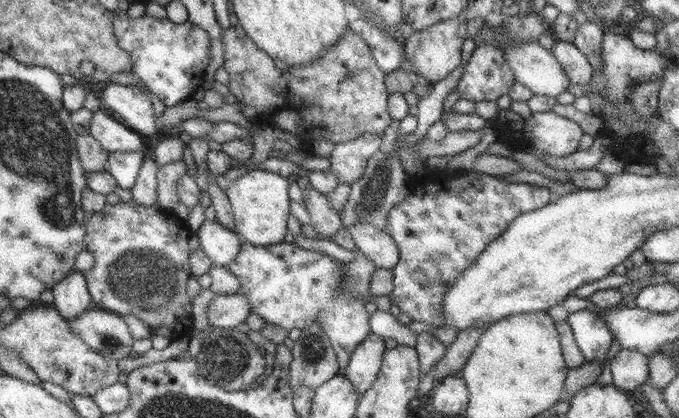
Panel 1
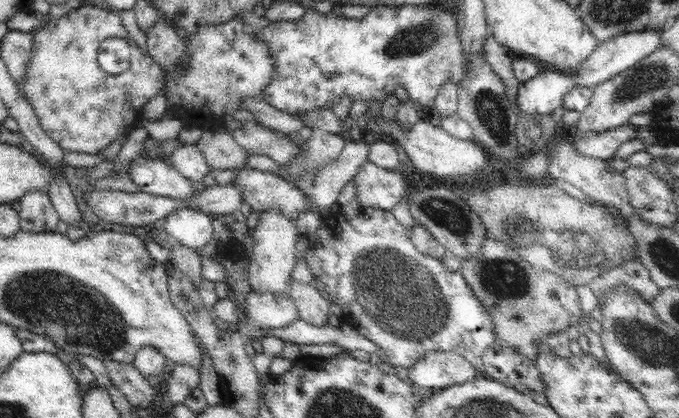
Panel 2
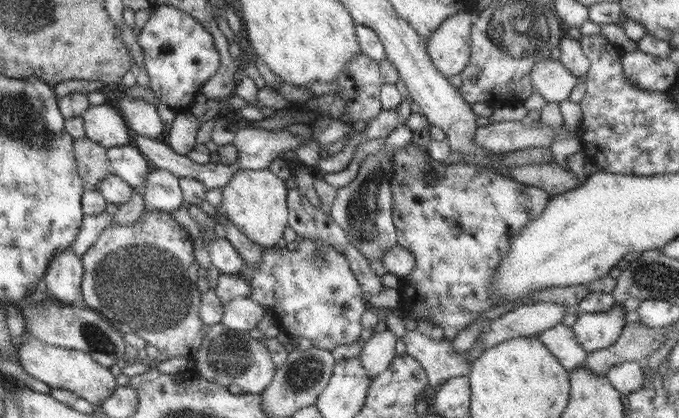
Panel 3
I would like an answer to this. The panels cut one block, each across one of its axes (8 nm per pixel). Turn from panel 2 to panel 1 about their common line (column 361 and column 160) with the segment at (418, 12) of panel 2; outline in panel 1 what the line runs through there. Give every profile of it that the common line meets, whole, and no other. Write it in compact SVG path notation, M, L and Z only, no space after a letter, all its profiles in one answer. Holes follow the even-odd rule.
M113 12L112 25L114 37L118 46L128 53L134 64L134 72L141 82L162 102L165 106L176 106L179 102L192 98L193 93L203 84L204 74L210 65L210 40L207 33L188 20L184 24L174 24L168 18L158 19L146 14L133 20L128 13Z

